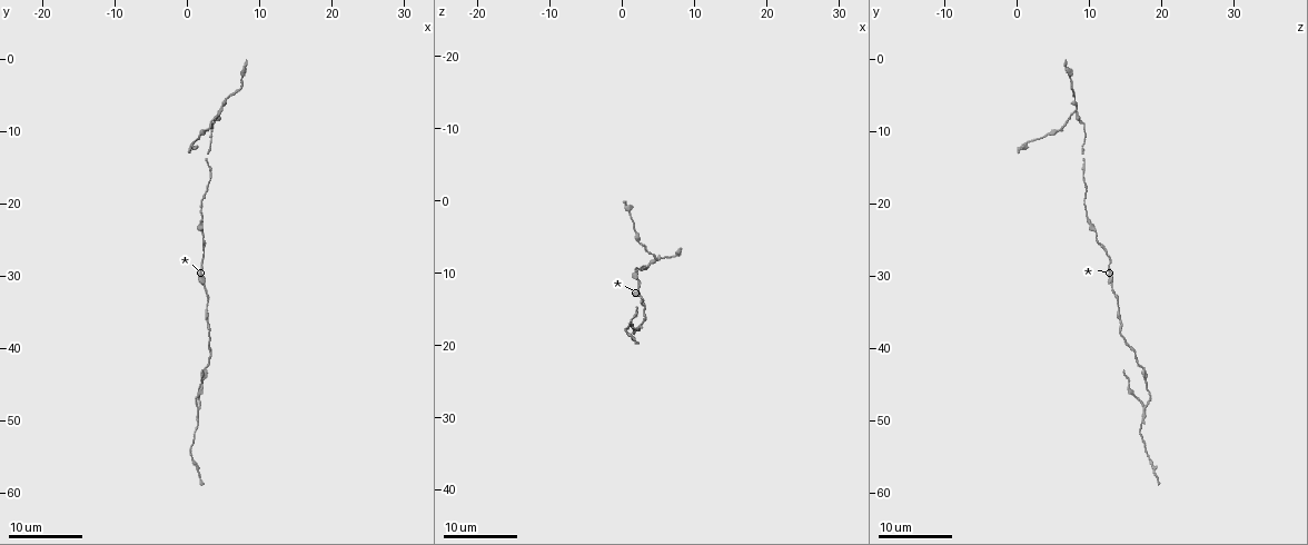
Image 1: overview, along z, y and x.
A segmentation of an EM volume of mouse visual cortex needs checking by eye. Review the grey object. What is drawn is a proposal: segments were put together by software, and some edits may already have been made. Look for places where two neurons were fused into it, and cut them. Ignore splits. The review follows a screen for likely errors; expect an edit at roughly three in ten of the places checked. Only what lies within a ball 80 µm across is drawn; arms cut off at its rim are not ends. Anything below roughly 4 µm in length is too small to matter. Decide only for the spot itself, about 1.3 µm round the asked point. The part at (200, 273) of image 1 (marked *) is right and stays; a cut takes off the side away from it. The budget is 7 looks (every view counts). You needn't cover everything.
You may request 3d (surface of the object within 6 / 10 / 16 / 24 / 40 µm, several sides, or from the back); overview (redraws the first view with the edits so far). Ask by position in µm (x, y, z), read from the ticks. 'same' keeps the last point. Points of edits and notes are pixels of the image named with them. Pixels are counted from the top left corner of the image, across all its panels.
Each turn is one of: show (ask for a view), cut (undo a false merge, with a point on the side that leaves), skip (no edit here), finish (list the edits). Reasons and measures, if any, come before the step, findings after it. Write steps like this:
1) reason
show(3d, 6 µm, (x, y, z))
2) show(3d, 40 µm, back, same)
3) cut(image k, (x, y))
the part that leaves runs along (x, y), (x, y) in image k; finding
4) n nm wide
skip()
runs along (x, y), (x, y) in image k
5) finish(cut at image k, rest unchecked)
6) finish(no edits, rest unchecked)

arms part here
show(3d, 16 µm, (5.0, 7.0, 8.0))

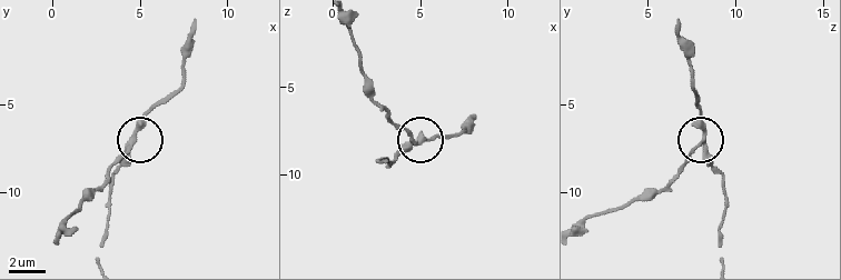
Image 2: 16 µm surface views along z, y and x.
show(3d, 6 µm, (4.4, 7.2, 8.1))

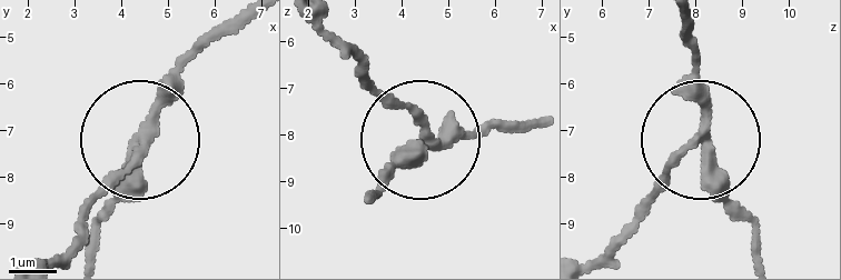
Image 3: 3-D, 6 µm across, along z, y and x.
3 arms
cut(image 3, (105, 177))
the part that leaves runs along (149, 136), (66, 251) in image 3; a second neuron is stuck on

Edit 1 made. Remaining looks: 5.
show(3d, 24 µm, (2.0, 24.5, 11.0))

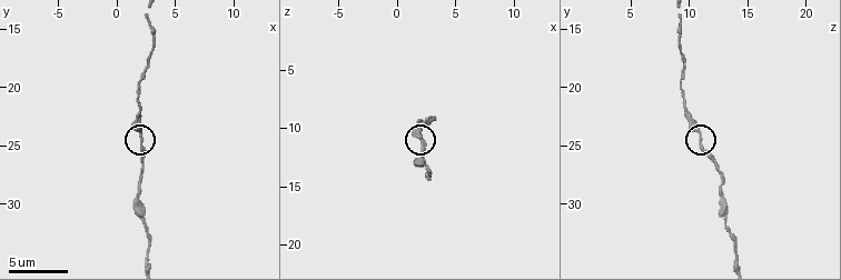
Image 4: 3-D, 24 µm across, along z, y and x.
show(3d, 10 µm, (2.0, 24.6, 11.0))

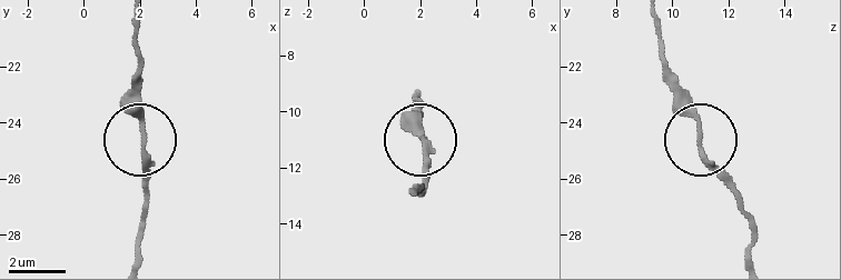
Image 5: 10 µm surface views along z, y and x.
skip()
all the same neuron

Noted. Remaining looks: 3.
three-way junction
show(3d, 24 µm, (1.5, 48.5, 17.5))

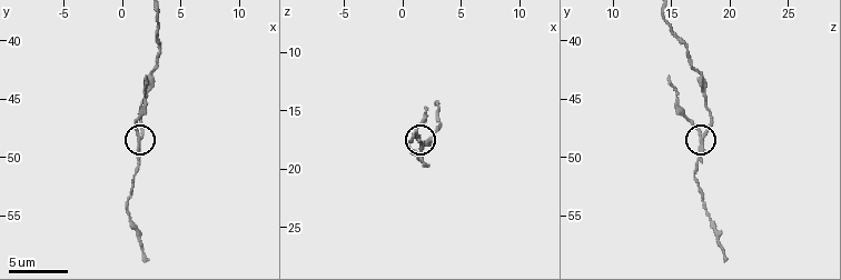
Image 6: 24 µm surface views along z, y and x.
show(3d, 10 µm, (1.2, 48.4, 17.4))

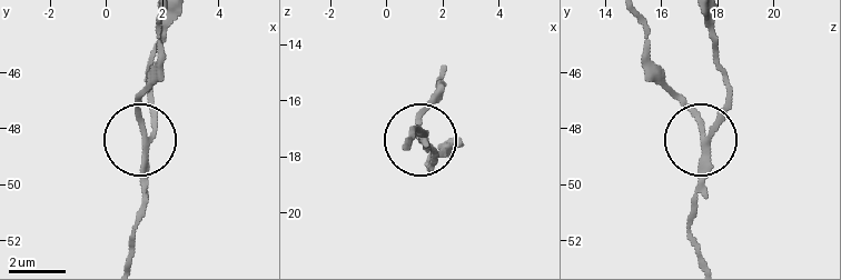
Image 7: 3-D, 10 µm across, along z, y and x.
3 arms
cut(image 7, (144, 123))
a second neuron is stuck on

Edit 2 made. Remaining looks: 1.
finish(cut at image 3, cut at image 7, rest unchecked)

